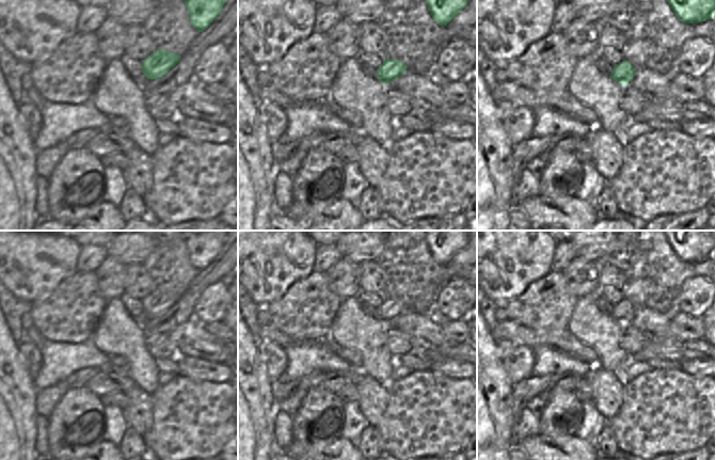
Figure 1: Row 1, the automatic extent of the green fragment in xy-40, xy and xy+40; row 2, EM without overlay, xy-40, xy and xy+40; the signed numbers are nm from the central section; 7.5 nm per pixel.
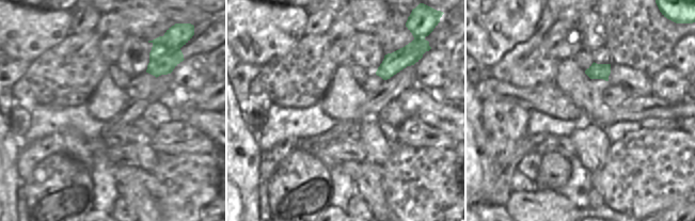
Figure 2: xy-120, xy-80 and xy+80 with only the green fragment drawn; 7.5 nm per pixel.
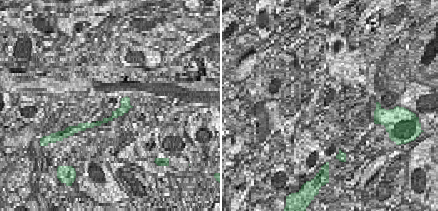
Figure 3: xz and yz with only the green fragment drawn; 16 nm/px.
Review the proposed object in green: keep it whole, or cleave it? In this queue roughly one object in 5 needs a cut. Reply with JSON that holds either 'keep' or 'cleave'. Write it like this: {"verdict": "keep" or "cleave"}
{"verdict": "cleave"}

